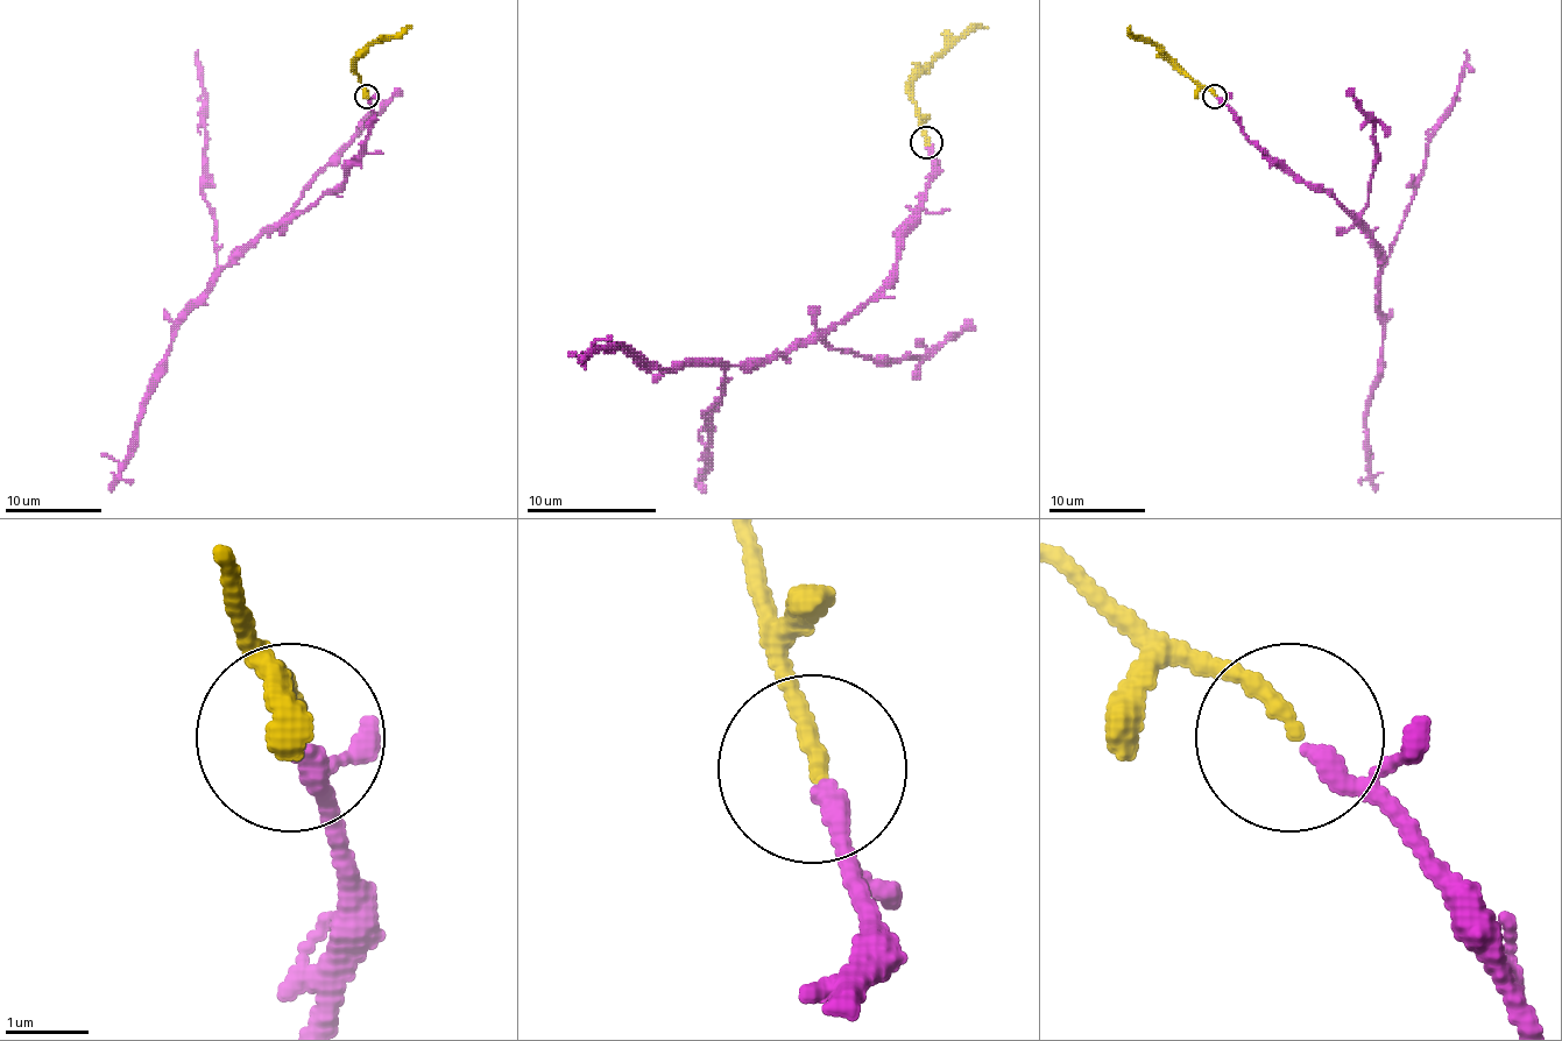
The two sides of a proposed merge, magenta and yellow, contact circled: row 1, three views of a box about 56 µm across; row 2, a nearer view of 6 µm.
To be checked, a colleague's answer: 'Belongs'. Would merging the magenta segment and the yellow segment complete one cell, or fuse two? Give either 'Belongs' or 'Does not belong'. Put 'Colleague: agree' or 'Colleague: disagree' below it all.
Belongs
Colleague: agree

